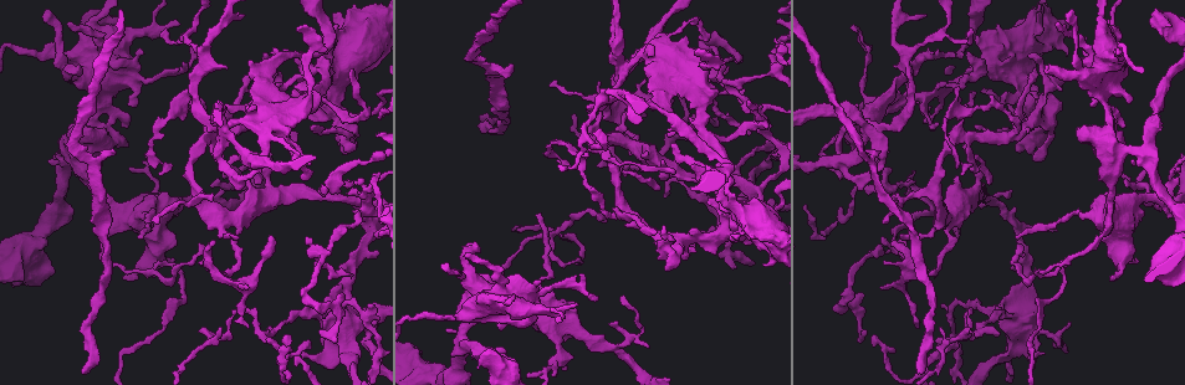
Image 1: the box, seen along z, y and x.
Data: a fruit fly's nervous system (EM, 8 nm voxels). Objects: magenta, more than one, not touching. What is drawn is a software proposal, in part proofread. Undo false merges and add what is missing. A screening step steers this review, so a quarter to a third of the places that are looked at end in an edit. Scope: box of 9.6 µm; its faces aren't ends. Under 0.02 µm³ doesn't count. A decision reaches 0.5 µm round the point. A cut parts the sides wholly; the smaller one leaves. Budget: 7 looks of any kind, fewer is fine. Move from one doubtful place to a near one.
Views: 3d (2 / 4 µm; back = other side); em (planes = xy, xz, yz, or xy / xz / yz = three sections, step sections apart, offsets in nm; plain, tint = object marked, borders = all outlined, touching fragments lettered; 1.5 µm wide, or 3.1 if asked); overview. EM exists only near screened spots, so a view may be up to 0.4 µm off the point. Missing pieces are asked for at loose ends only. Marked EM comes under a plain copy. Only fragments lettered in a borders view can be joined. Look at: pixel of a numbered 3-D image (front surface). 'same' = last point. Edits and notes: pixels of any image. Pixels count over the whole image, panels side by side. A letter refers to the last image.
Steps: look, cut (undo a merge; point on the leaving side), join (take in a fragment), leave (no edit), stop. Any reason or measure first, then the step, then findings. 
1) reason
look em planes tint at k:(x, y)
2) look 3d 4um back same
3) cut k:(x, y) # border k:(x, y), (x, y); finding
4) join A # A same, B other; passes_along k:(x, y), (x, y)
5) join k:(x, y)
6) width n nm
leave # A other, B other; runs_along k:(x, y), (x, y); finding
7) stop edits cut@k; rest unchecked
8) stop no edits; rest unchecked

tapers out
look em xz step 8 tint at 1:(863, 332)

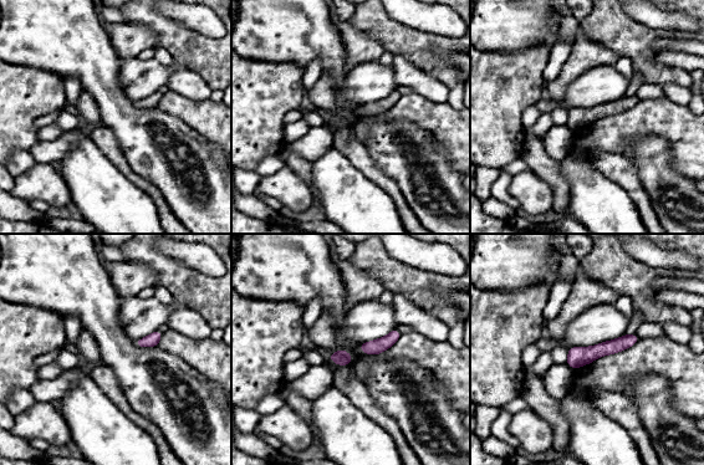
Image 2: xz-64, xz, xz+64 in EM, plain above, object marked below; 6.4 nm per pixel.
cut it another way
look em planes borders same

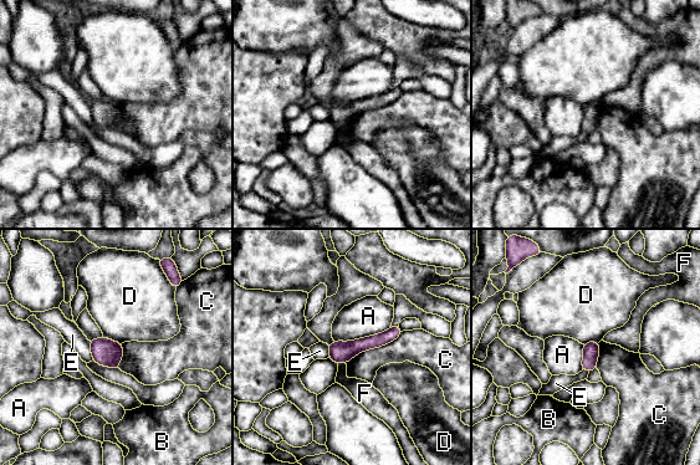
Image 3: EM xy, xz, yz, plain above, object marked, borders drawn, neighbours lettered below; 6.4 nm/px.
leave # A other, B other, C other, D other, E other, F other; border 3:(103, 336), (121, 343); none of them fits

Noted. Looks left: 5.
thin end
look 3d 4um back at 1:(511, 64)

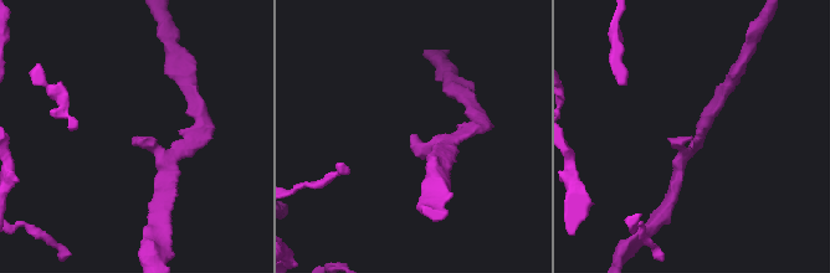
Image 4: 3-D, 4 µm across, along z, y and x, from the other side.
need the tissue
look em planes borders at 4:(410, 135)

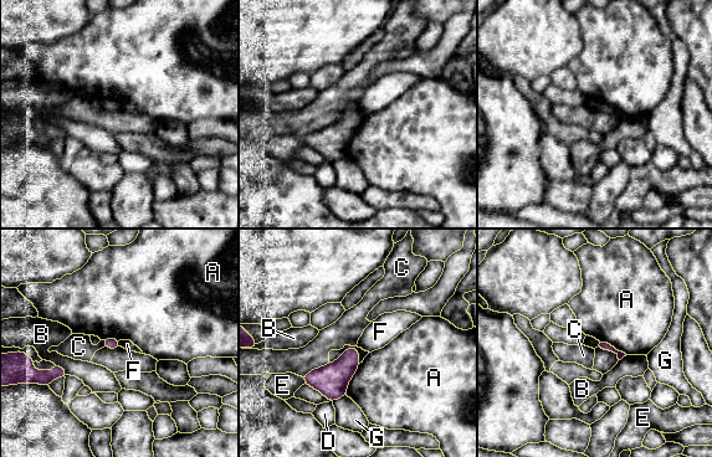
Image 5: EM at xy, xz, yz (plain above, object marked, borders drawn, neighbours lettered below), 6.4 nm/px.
longest_contact A 220 nm
leave # A other, B other, C other, D other, E other, F other, G other; border 5:(598, 340), (595, 347); none of them fits

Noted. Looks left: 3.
free end
look em planes borders at 1:(577, 304)

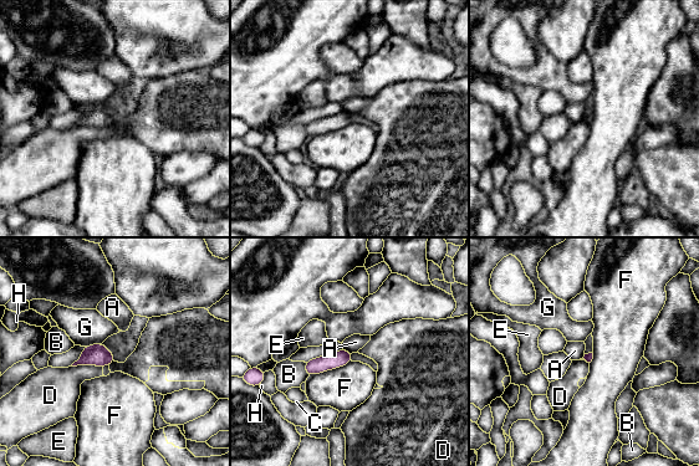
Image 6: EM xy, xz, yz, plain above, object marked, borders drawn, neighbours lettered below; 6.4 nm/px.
leave # A other, B other, C other, D other, E other, F other, G other, H other; border 6:(351, 360), (309, 377); no lettered fragment goes on from it

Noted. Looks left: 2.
stop no edits; rest unchecked

